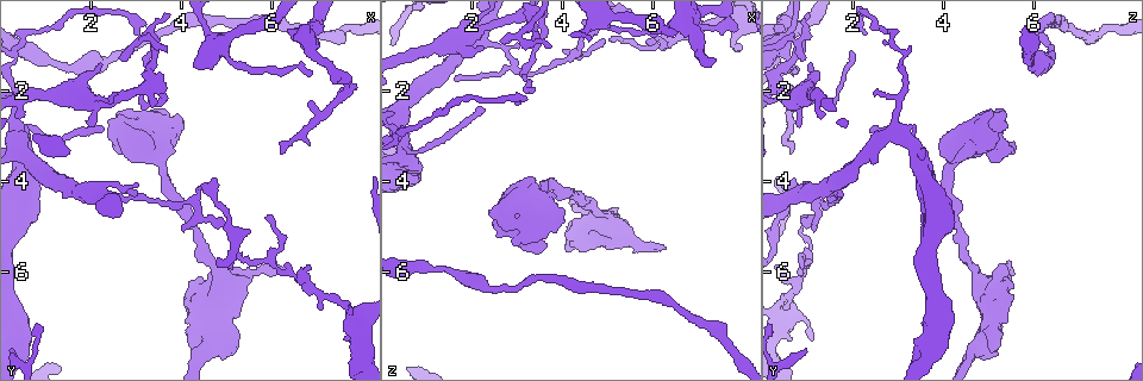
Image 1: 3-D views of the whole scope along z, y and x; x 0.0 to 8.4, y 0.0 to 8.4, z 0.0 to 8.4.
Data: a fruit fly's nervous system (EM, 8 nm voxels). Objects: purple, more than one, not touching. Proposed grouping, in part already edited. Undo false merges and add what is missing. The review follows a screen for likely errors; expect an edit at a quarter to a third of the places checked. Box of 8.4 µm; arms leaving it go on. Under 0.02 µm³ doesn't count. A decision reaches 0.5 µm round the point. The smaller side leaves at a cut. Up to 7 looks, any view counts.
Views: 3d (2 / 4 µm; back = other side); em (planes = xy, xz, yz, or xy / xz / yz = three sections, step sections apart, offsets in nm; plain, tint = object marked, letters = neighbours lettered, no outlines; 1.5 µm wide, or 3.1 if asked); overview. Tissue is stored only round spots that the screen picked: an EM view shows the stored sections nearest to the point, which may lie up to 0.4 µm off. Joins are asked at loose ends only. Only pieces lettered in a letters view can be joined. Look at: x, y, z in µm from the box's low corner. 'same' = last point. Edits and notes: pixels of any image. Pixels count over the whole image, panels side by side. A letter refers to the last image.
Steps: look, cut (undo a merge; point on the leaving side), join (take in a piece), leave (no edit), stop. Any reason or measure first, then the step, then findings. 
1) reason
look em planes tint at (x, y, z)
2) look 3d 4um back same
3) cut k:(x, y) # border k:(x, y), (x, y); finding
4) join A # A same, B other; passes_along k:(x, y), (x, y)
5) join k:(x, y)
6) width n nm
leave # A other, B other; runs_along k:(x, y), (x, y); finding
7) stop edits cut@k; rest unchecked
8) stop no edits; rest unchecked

look 3d 2um at (3.10, 0.80, 0.90)

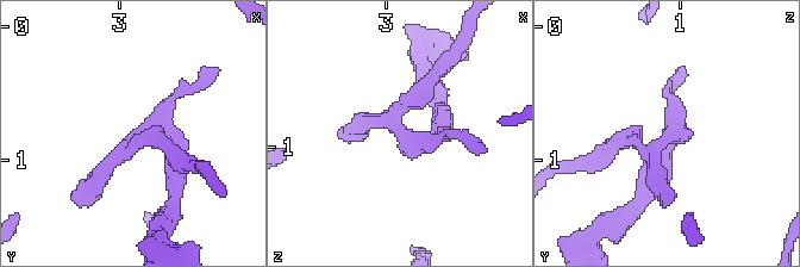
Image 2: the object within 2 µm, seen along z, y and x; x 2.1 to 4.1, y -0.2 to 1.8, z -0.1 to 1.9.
need the tissue
look em xz step 8 letters at (3.14, 0.80, 0.92)

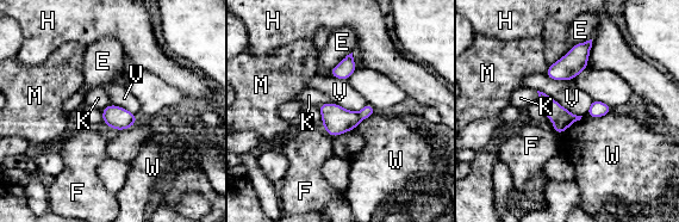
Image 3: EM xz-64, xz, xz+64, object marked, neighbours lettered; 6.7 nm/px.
width 140 nm; longest_contact V 360 nm
cut 3:(367, 111) # E other, F other, H other, K other, M other, V other, W other; two cells meet here

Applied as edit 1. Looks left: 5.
look overview

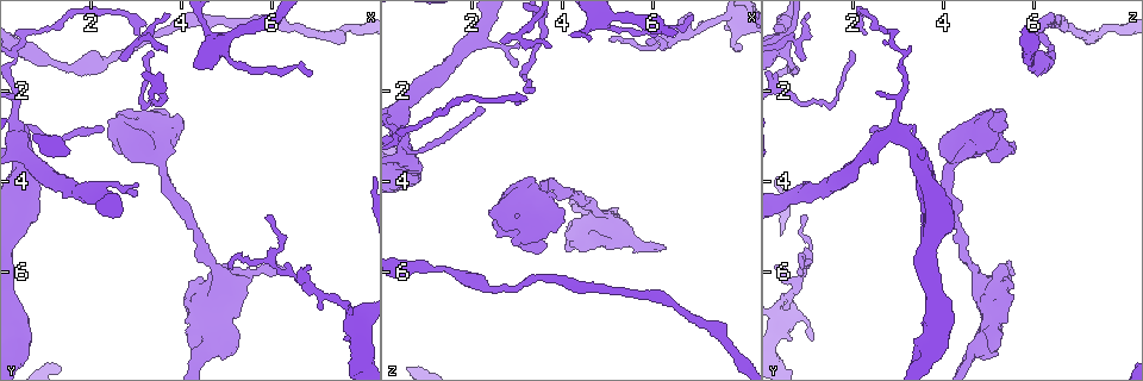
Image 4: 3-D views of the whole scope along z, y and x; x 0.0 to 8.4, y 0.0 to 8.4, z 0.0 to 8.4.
calibre changes
look 3d 2um back at (2.35, 1.40, 6.30)

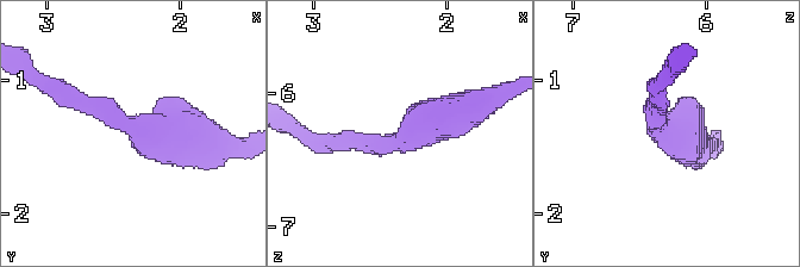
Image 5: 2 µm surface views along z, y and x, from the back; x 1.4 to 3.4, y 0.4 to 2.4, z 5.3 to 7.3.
look em yz step 4 tint at (2.34, 1.36, 6.38)

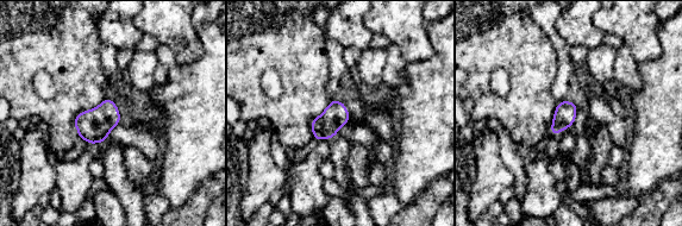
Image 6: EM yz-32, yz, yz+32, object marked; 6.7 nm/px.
another direction
look em planes letters same

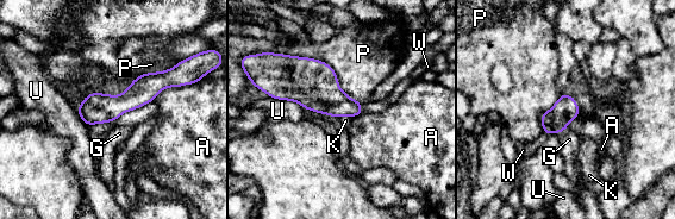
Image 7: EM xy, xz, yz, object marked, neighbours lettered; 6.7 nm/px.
leave # A other, G other, K other, P other, U other, W other; runs_along 7:(174, 72), (125, 102), (80, 110); all the same cell

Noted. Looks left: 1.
stop edits cut@3; rest unchecked

